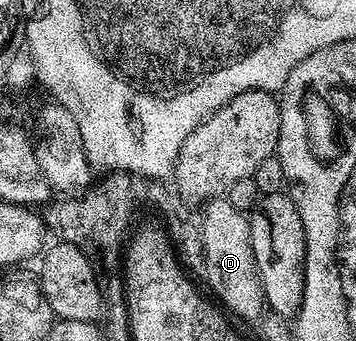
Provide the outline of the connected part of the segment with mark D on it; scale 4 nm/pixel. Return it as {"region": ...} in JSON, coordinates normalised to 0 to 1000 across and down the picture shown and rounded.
{"region":[[[596,578],[570,607],[573,645],[556,663],[556,710],[584,762],[581,836],[643,915],[652,909],[674,935],[728,938],[747,891],[736,824],[713,765],[699,633],[657,613],[638,578]]]}

